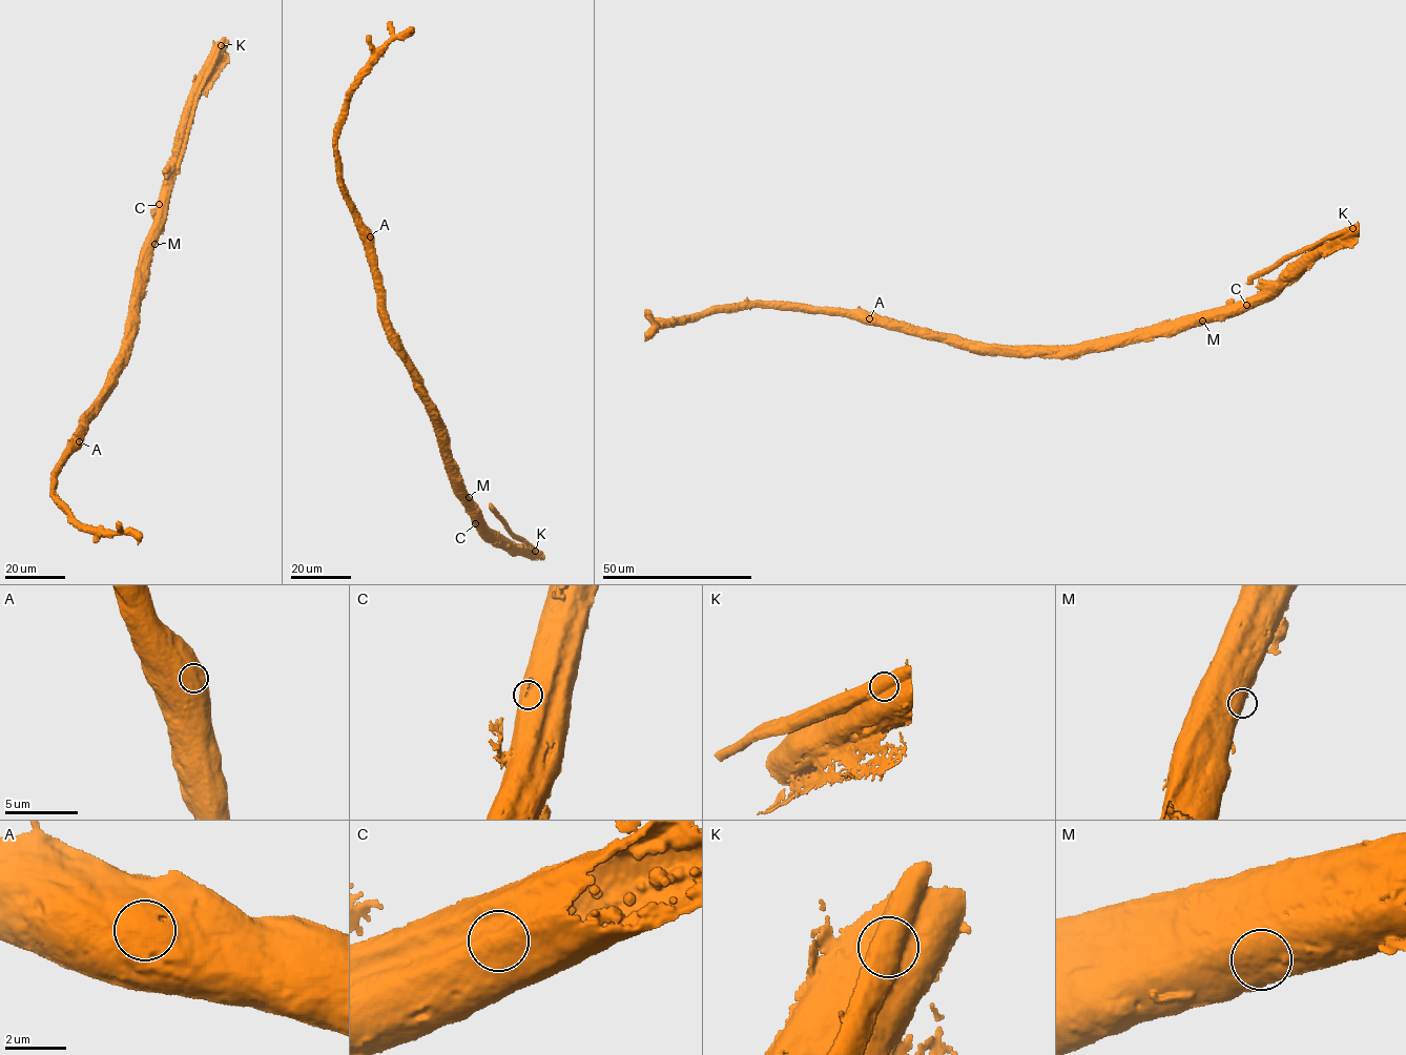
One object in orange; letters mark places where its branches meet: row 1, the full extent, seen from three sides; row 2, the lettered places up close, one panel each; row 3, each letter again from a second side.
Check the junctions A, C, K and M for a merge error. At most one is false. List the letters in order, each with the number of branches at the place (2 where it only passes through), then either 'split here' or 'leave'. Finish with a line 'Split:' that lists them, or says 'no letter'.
A: 1 branches meet; leave
C: 1 branches meet; leave
K: 1 branches meet; split here
M: 1 branches meet; leave
Split: K

